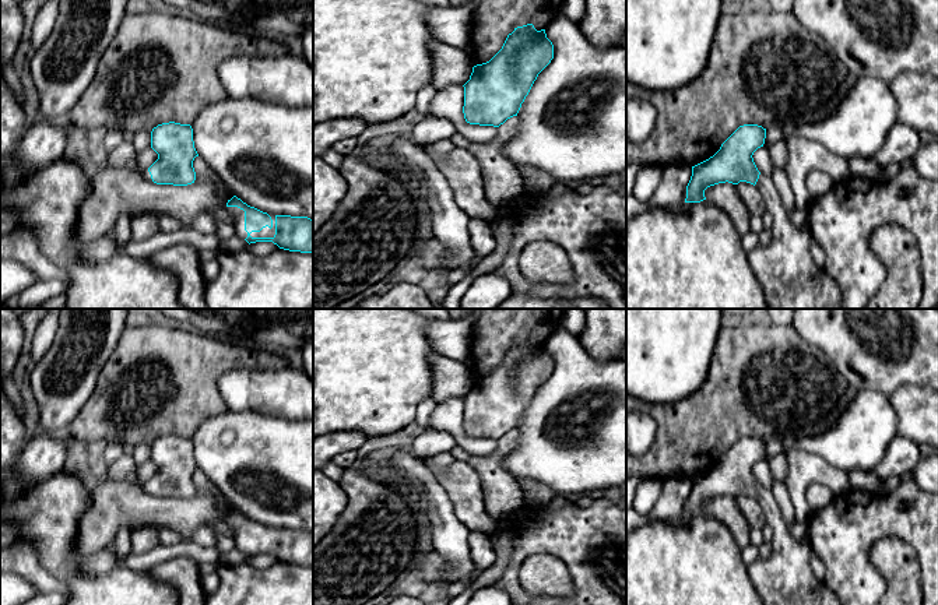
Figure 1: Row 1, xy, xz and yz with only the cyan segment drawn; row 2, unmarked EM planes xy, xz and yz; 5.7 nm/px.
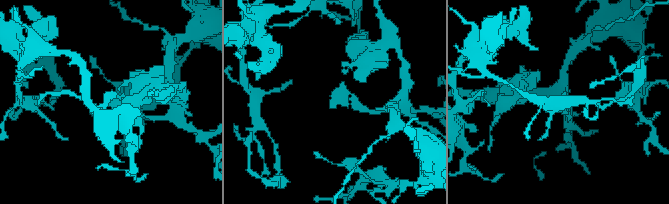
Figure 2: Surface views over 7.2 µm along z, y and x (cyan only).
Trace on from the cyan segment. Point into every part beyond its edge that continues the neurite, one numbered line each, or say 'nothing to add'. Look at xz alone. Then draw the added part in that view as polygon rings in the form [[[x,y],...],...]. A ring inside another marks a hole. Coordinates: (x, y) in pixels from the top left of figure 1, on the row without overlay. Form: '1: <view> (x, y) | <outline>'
nothing to add

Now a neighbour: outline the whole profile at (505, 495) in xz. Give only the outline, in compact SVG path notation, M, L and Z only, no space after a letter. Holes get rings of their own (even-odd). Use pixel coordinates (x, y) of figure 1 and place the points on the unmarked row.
M517 429L507 432L498 440L496 451L491 455L471 455L468 464L481 478L485 511L500 520L503 516L520 510L524 504L521 485L503 467L502 461L519 446Z

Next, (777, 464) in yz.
M783 451L783 453L774 455L769 461L769 467L770 467L770 471L773 474L773 478L780 481L780 482L784 482L786 475L787 475L787 468L788 468L787 453Z

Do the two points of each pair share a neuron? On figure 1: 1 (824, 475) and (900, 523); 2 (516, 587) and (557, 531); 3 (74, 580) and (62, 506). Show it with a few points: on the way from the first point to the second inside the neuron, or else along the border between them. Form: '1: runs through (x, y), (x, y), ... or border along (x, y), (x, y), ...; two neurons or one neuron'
1: border along (850, 488), (833, 496); two neurons
2: runs through (513, 570), (516, 560), (540, 538); one neuron
3: runs through (62, 562), (62, 524); one neuron

